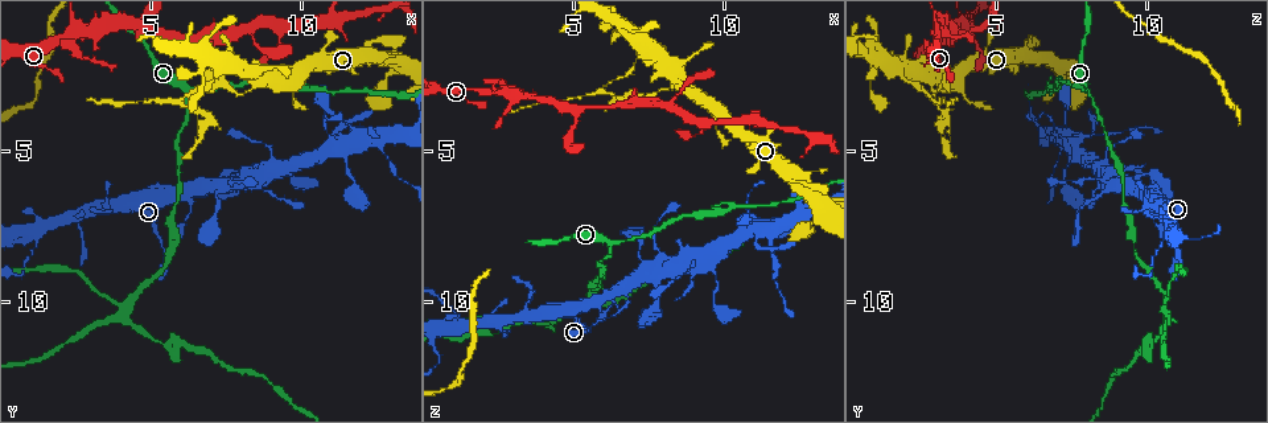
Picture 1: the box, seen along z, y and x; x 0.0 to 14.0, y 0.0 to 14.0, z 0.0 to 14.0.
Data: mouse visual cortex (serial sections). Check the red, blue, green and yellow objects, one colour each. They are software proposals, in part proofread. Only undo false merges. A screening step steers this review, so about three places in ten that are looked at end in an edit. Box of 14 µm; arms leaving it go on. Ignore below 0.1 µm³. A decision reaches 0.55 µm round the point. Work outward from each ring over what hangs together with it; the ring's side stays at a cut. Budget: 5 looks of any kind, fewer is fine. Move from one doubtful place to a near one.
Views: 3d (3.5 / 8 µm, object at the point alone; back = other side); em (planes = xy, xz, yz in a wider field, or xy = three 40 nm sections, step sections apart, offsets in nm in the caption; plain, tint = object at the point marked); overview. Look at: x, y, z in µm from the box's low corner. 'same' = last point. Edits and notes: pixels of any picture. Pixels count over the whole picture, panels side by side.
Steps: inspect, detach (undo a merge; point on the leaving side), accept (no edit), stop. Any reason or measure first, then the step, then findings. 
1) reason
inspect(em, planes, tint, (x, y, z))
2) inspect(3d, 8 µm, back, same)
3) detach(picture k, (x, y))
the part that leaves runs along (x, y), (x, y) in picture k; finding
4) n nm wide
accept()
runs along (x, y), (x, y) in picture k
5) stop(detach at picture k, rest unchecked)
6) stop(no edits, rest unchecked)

a fork
inspect(3d, 3.5 µm, (6.3, 2.9, 8.0))

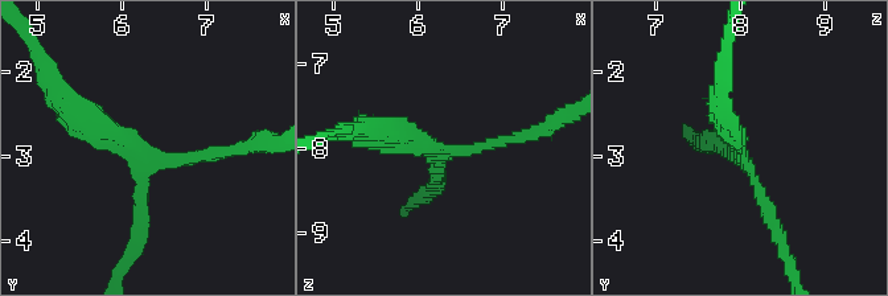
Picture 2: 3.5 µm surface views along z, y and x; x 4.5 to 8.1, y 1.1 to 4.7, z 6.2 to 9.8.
3 arms; arms of 150, 200, 300 nm; now the EM
inspect(em, planes, tint, (6.20, 3.00, 8.05))

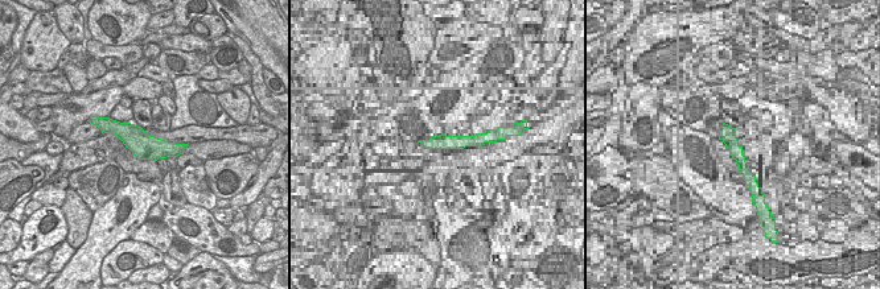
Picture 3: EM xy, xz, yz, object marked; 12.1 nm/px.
accept()
runs along (75, 107), (140, 152), (140, 233) in picture 2; continuous, no second cell

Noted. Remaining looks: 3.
calibre changes
inspect(3d, 3.5 µm, (2.3, 1.2, 3.1))

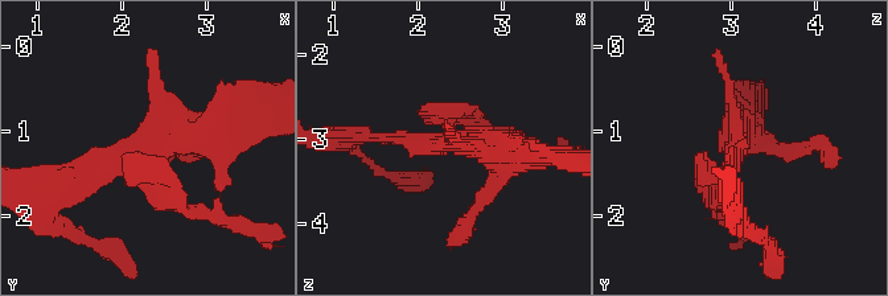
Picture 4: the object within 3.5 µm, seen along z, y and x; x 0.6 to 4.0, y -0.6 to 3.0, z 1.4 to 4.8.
inspect(em, xy, step 1, tint, (2.30, 1.20, 3.05))

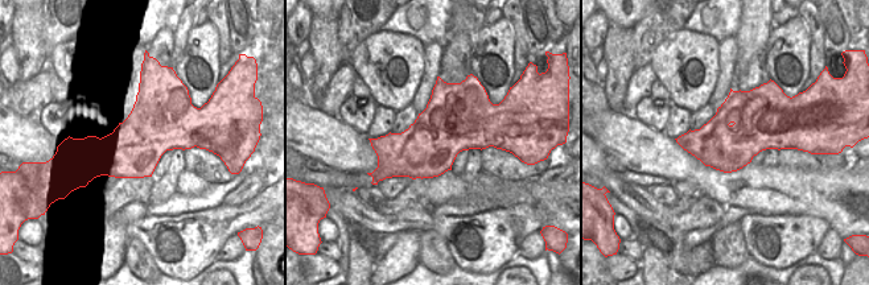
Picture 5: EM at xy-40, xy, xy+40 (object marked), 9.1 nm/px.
550 nm wide
accept()
runs along (65, 173), (227, 126) in picture 4; one cell here

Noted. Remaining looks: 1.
stop(no edits, rest unchecked)

